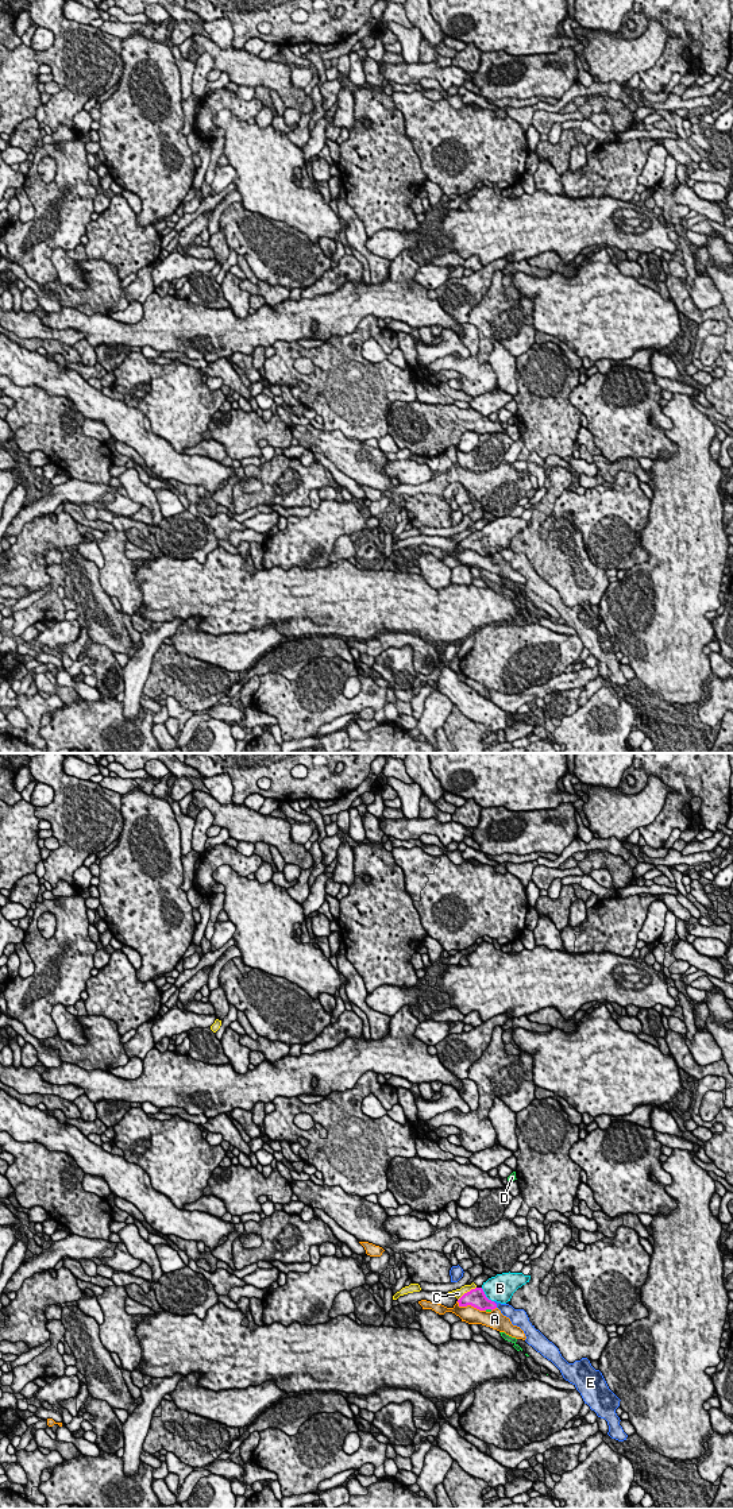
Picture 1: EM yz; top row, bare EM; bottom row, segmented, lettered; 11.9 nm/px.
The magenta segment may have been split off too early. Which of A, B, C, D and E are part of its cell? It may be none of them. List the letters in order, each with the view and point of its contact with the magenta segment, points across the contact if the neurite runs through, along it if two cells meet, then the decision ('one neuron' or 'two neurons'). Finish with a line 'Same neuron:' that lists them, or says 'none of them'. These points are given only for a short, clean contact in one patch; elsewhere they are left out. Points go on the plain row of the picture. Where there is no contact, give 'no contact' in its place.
A: yz (471, 550) | along yz (456, 545), (460, 550), (473, 550), (485, 555) | two neurons
B: yz (485, 540) | across yz (475, 541), (485, 540), (493, 533), (500, 532) | one neuron
C: yz (467, 536) | along yz (475, 531), (458, 544) | two neurons
D: yz (489, 552) | along yz (485, 554), (492, 554) | two neurons
E: yz (496, 548) | along yz (493, 545), (497, 551) | two neurons
Same neuron: B

